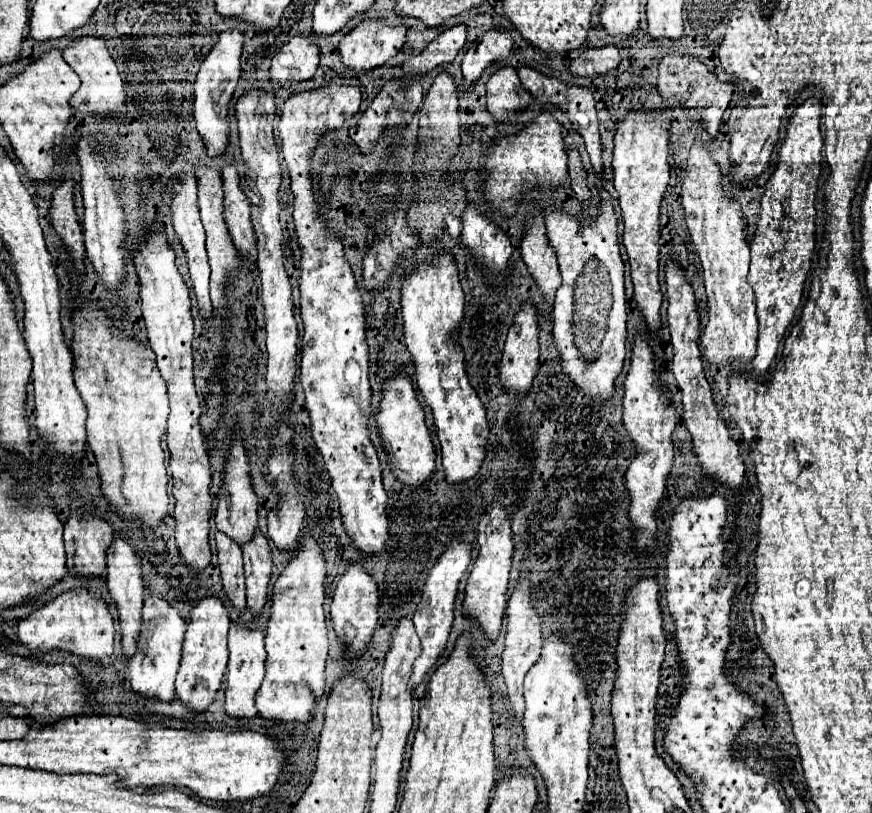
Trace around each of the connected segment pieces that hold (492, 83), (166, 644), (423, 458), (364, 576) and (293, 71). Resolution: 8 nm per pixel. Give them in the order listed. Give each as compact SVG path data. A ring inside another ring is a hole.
M503 66L487 80L487 110L501 120L505 114L523 110L531 102L531 94L523 88L517 70Z
M147 594L143 602L141 634L137 640L137 652L129 660L131 688L143 696L171 702L175 698L175 674L181 658L181 640L187 622L179 616L179 610L167 602L161 594Z
M399 374L397 378L391 378L385 382L385 392L381 400L381 410L377 414L377 424L381 430L381 444L387 450L393 474L411 486L423 484L429 480L433 468L435 468L435 448L431 442L431 434L423 420L423 408L417 402L413 384L405 374Z
M353 560L347 564L347 570L343 572L343 576L335 588L335 594L333 594L331 620L333 620L333 628L339 636L339 640L349 644L349 652L359 654L367 648L369 638L379 620L379 590L377 590L375 578L369 572L365 572L363 564L357 564Z
M297 34L287 44L283 44L271 60L271 80L277 84L307 80L315 74L319 66L319 46L309 42L307 36Z

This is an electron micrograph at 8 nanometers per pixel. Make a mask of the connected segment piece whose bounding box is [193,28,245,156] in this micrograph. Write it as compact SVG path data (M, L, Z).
M237 28L217 34L217 42L211 48L211 52L205 56L205 60L199 68L199 74L193 82L193 86L195 86L195 102L193 102L195 122L197 122L199 134L203 136L205 144L207 144L209 156L223 152L225 146L227 146L227 134L229 134L227 108L229 108L229 100L231 100L231 94L233 94L235 84L239 80L239 72L241 72L239 58L241 58L243 38L245 38L243 32L237 30Z

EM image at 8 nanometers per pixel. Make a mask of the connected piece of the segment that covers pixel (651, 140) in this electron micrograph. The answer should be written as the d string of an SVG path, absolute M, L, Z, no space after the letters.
M643 108L629 110L615 130L615 152L613 152L613 184L619 194L619 206L625 222L623 244L629 254L631 278L635 286L635 302L641 310L647 332L657 334L661 328L659 308L661 308L661 288L659 288L659 242L661 242L661 200L669 186L669 126L673 108Z

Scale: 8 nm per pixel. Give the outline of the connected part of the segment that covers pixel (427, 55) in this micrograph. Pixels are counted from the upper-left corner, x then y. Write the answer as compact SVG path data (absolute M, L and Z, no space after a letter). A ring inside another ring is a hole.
M455 24L447 30L443 30L427 48L415 56L413 60L403 62L403 72L405 74L427 74L439 64L453 62L457 52L465 46L467 40L467 26L465 24Z

